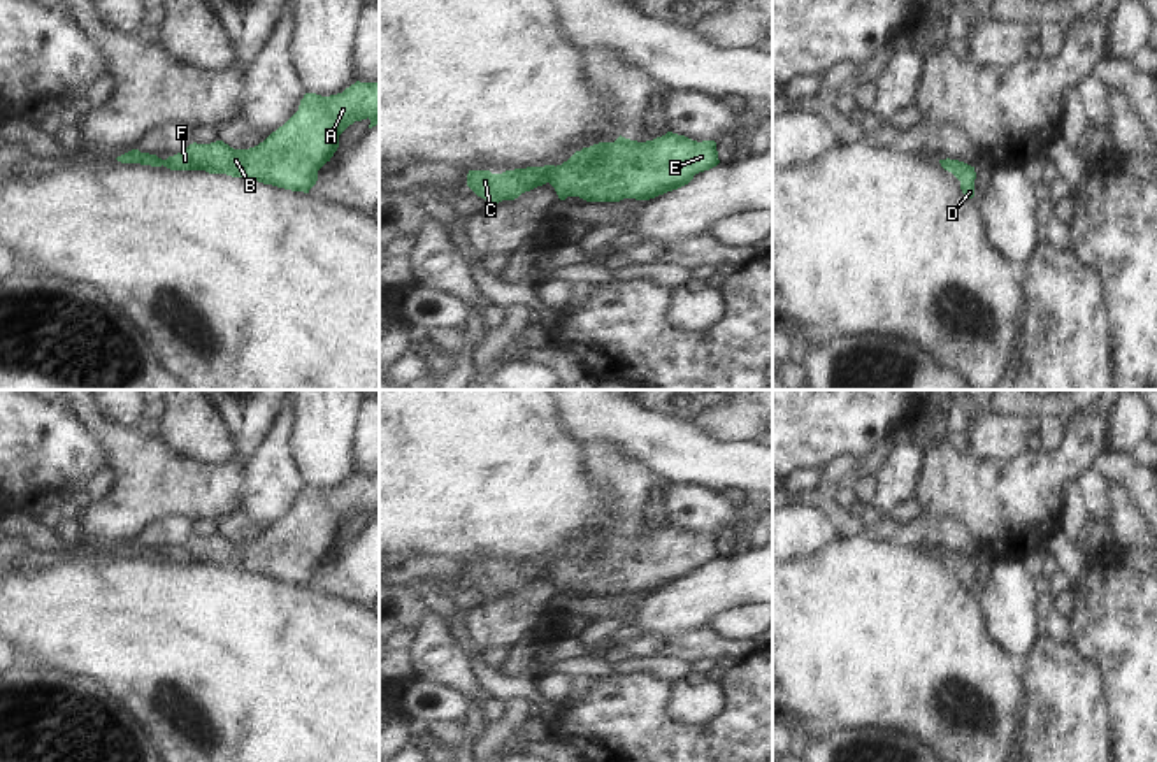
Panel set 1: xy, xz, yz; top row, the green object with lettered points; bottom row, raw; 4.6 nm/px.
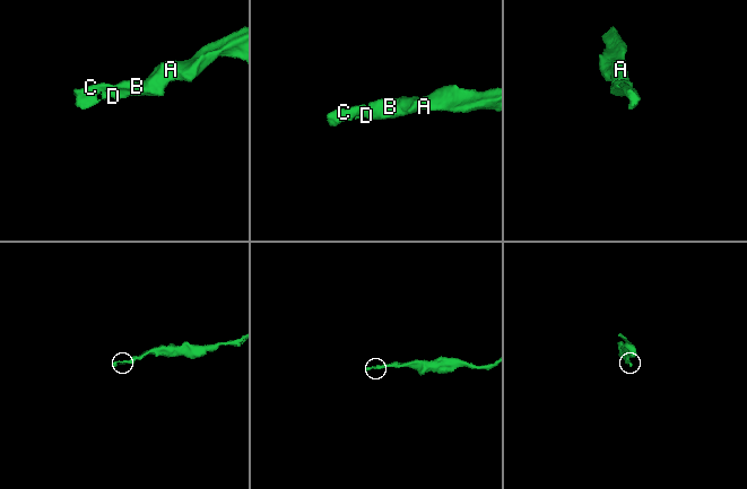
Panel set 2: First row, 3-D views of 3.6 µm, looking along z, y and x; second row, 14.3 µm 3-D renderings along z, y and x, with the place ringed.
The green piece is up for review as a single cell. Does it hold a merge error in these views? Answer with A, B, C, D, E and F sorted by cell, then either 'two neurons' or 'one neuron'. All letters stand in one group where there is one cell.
groups A B C D E F; one neuron

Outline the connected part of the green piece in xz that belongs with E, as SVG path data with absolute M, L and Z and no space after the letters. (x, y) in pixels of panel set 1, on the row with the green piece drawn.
M667 132L637 142L618 137L576 151L562 165L527 167L492 174L469 170L467 186L490 204L514 200L550 183L558 198L586 202L650 200L688 184L695 174L720 163L715 140L692 140Z

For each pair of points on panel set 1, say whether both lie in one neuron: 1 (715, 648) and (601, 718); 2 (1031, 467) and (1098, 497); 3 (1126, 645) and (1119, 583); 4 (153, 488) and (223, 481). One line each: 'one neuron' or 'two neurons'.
1: two neurons
2: two neurons
3: one neuron
4: one neuron

